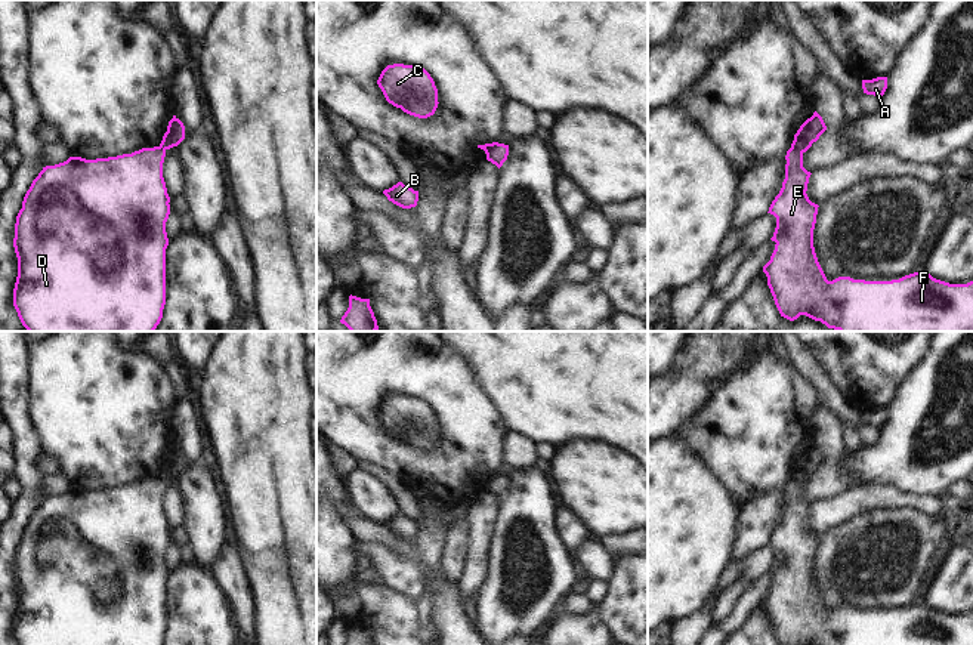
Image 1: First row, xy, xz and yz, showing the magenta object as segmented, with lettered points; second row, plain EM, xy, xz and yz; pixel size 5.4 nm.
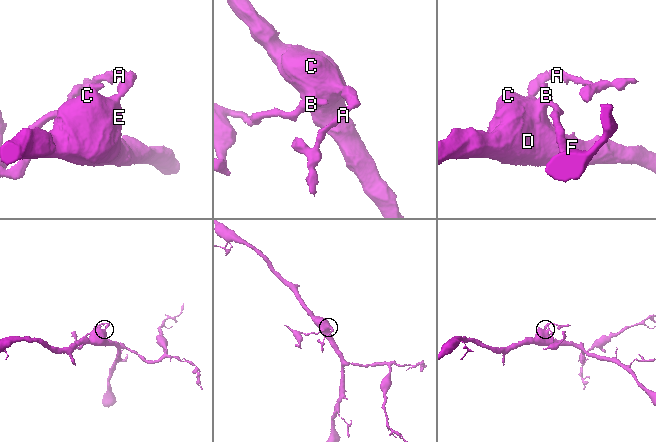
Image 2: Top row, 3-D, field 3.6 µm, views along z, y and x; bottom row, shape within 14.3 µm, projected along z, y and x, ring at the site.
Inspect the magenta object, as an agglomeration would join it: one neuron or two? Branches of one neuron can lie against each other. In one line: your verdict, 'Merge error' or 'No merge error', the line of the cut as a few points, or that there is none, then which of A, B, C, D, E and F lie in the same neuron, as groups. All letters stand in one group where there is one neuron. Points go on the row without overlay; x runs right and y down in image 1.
Merge error. Split along yz (791, 478), (802, 484). Groups: A / B C D E F

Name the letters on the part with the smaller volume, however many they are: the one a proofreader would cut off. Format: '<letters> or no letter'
A

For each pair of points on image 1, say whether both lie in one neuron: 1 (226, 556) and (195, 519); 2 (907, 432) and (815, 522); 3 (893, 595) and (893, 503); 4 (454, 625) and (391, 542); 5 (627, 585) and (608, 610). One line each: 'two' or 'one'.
1: two
2: two
3: two
4: one
5: one

